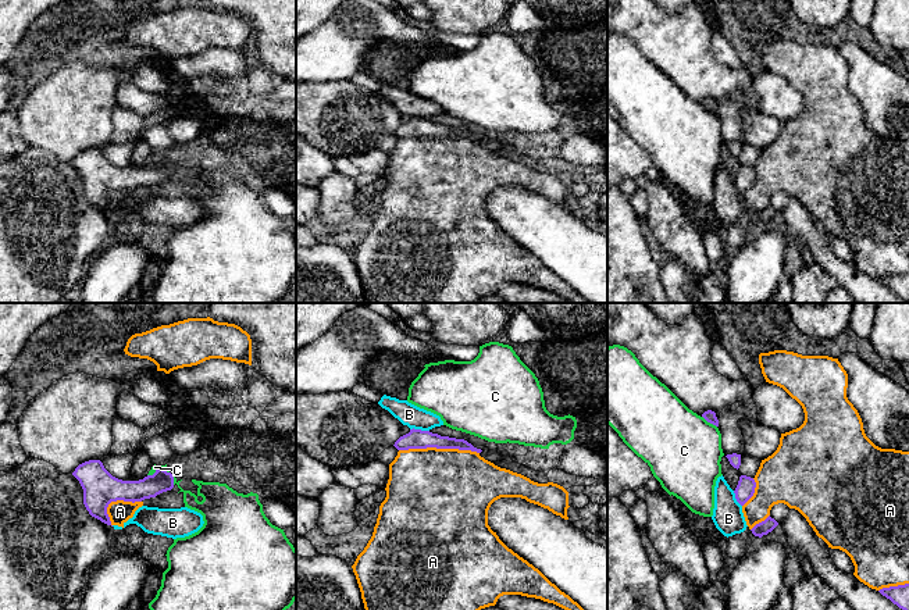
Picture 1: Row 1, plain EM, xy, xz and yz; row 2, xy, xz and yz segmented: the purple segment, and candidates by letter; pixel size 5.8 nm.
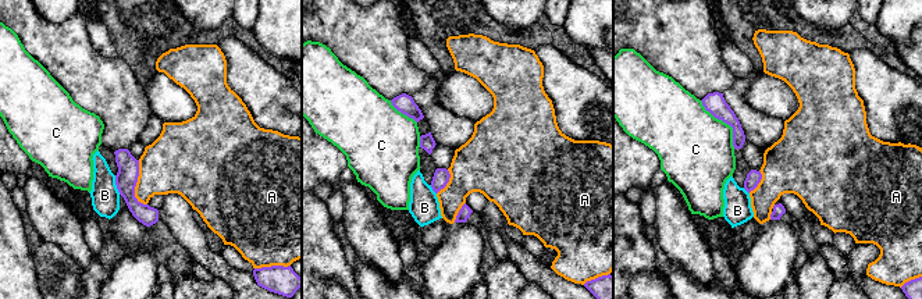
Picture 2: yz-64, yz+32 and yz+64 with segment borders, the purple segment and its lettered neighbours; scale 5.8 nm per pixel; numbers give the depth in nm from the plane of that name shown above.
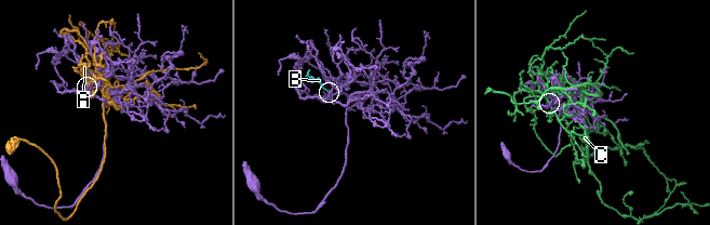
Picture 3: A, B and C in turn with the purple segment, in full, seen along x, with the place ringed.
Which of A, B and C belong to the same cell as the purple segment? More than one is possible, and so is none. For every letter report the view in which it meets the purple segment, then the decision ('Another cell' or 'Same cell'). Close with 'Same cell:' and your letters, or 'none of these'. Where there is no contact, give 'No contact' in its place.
A: Touches purple in xz. Another cell
B: Touches purple in xz. Another cell
C: Touches purple in yz. Another cell
Same cell: none of these

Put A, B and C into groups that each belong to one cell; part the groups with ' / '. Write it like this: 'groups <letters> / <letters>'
groups A / B / C

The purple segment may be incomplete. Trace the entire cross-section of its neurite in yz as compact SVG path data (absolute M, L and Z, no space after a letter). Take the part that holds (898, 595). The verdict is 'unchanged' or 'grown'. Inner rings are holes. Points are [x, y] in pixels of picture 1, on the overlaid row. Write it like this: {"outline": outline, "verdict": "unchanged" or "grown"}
{"outline": "M909 584L883 588L878 591L902 610L909 610Z", "verdict": "unchanged"}

